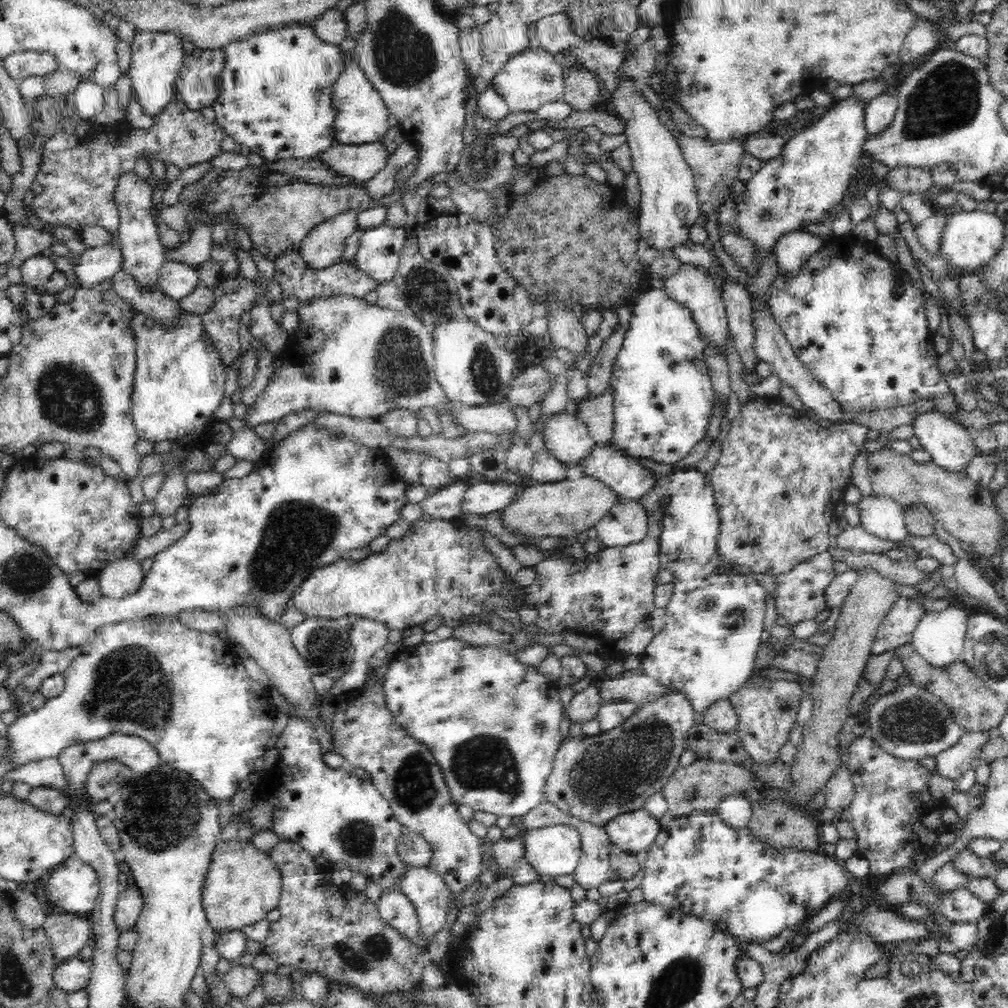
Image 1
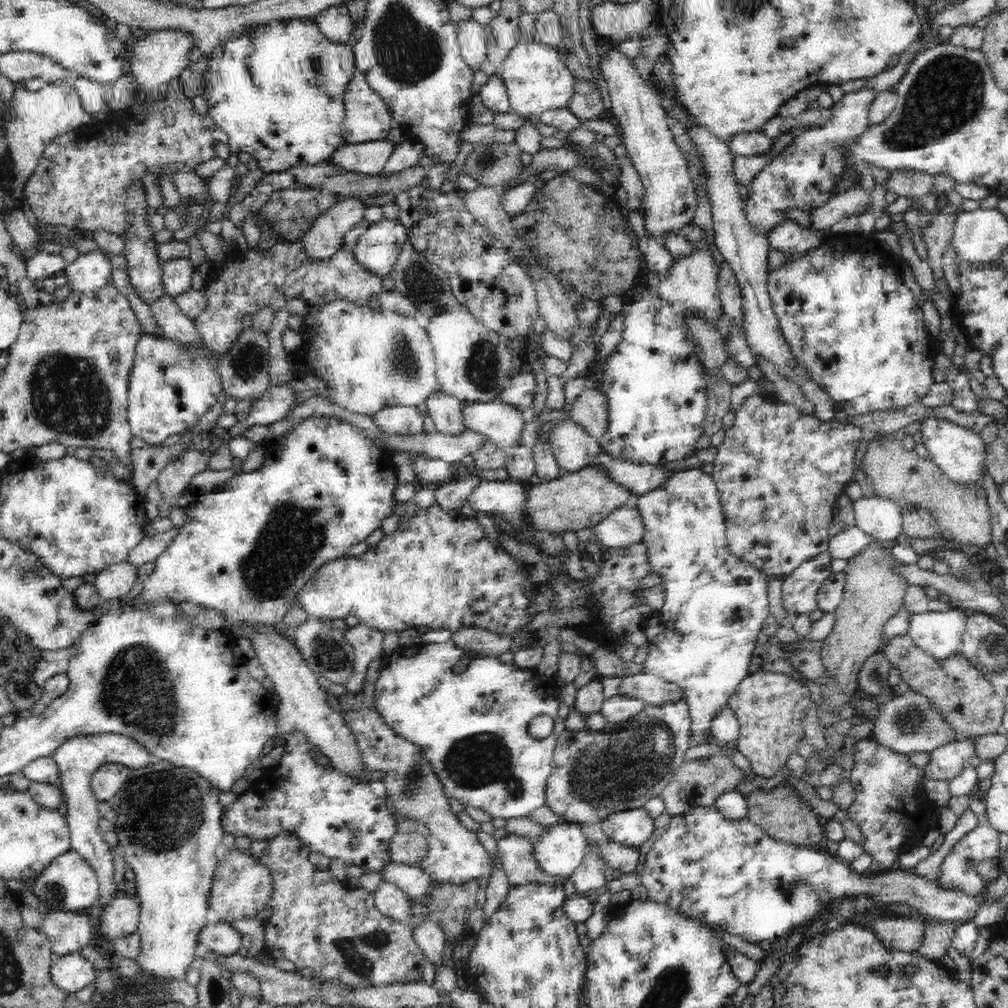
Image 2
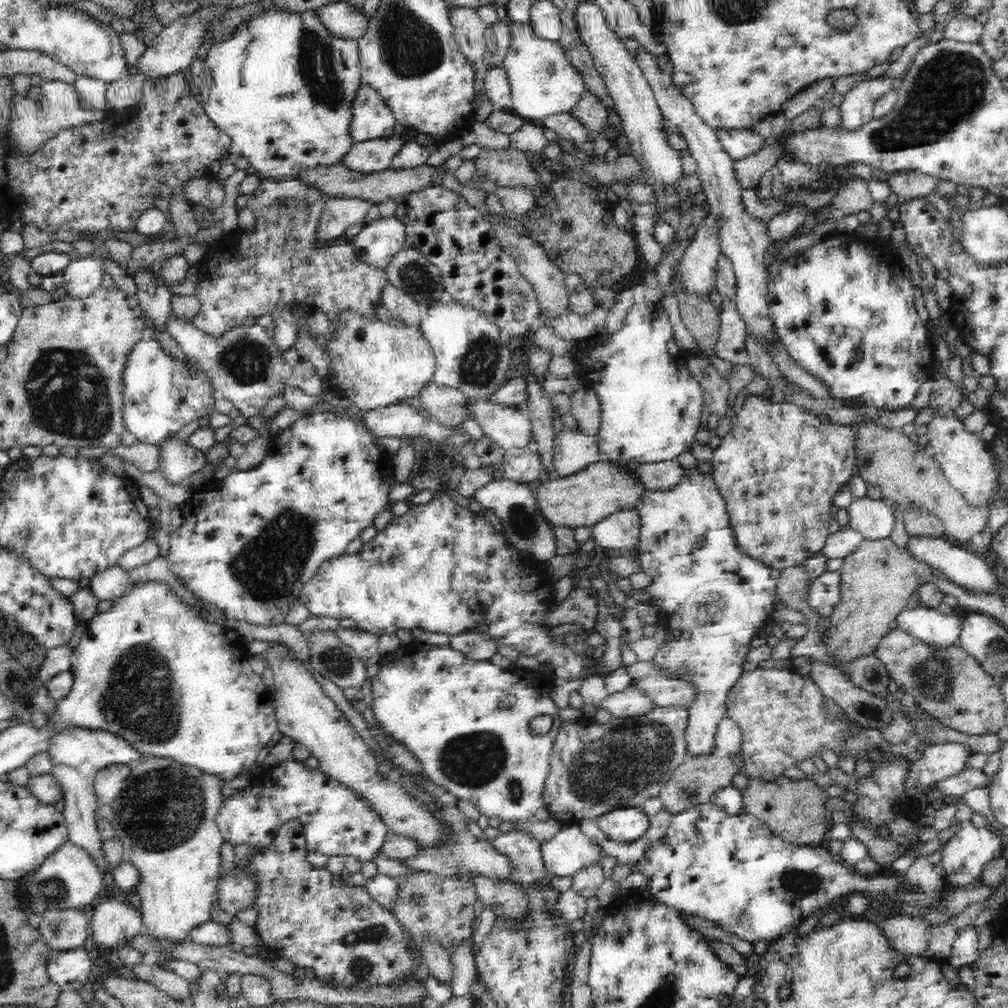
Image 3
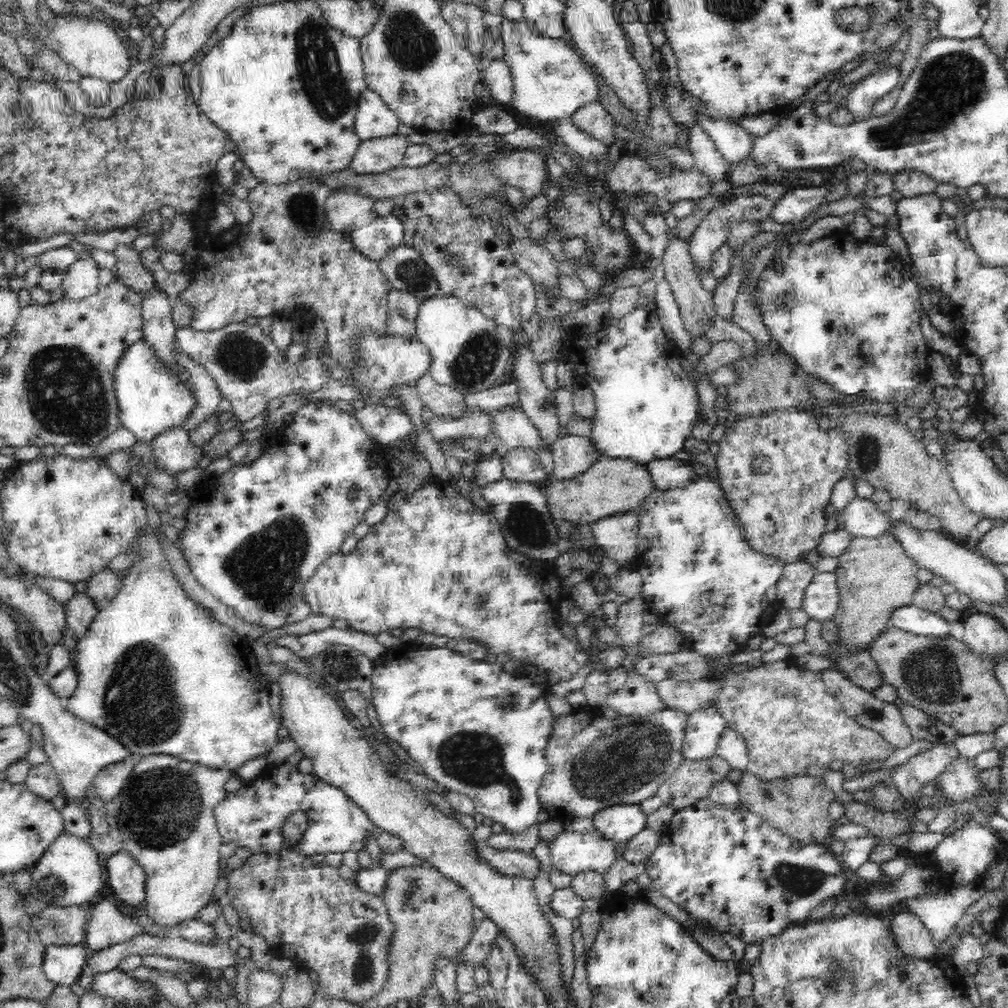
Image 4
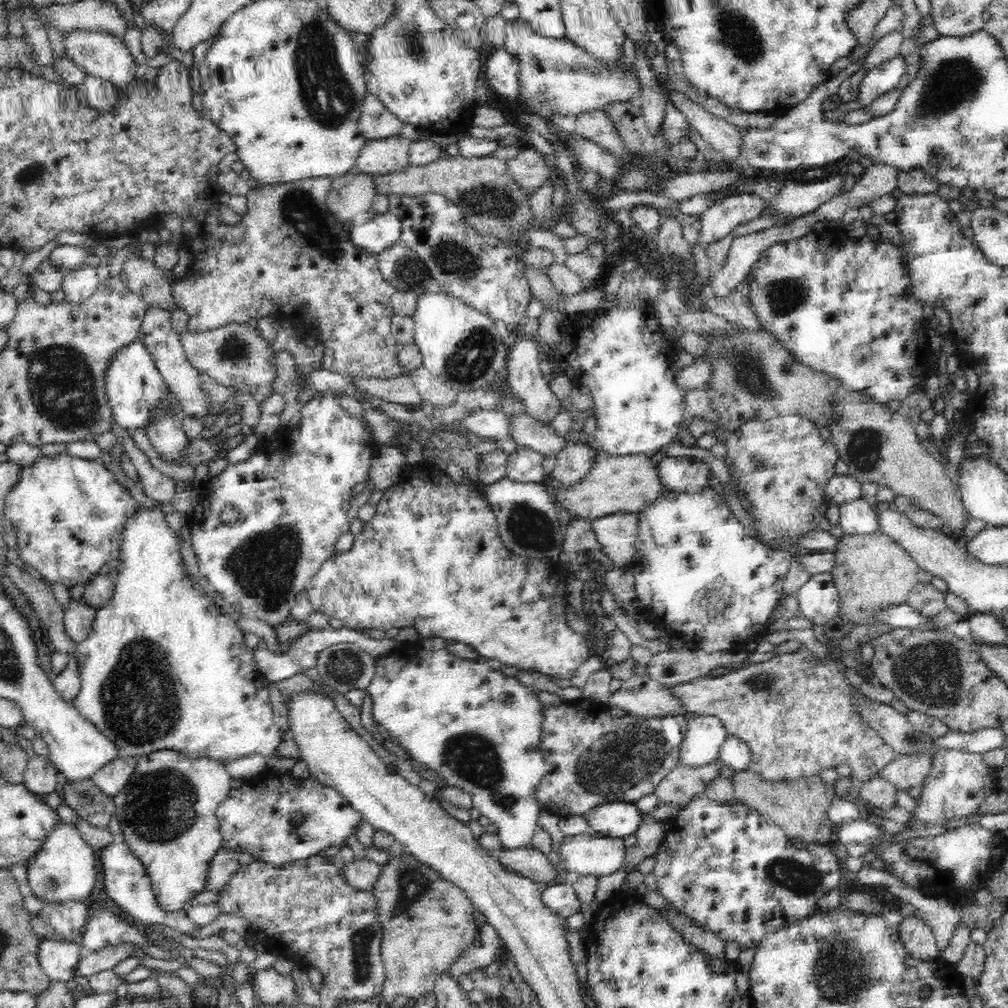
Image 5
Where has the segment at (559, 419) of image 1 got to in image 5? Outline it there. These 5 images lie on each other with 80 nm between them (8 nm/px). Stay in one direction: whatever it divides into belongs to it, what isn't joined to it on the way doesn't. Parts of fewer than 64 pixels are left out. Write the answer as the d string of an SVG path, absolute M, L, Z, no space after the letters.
M570 442L566 450L561 448L555 458L554 470L550 473L555 482L562 487L580 482L588 474L595 461L598 449L580 442Z

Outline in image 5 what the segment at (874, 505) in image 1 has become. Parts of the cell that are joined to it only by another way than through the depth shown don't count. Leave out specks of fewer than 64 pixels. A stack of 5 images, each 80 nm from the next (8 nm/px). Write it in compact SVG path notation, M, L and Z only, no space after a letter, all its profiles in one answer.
M860 497L852 502L838 503L838 509L838 523L844 533L863 535L878 532L879 519L873 501Z

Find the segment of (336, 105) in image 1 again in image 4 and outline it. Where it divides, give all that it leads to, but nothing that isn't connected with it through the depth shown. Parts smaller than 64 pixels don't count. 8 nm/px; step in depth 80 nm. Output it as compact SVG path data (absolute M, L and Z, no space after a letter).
M366 88L358 98L354 131L360 140L367 141L396 135L400 119L390 110L376 91Z

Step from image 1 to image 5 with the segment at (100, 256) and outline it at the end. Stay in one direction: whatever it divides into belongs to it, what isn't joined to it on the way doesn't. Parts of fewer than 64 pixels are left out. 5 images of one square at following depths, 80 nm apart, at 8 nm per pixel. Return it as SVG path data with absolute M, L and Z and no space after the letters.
M81 263L76 269L63 276L62 291L66 303L82 303L98 290L96 266Z

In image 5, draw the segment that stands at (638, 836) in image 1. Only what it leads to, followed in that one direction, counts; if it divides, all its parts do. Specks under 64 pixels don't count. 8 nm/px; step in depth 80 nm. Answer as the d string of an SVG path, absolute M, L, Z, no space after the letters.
M610 802L595 806L585 818L590 832L610 838L636 834L644 819L634 803Z

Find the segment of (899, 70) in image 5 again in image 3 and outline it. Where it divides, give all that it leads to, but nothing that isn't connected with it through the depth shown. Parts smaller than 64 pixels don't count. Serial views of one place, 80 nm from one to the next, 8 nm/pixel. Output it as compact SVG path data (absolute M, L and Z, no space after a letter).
M882 75L870 80L858 81L847 93L843 94L843 101L840 104L840 113L842 113L842 124L838 126L843 132L855 132L856 129L862 128L867 122L872 120L872 110L876 104L877 98L886 94L890 89L897 86L897 81Z

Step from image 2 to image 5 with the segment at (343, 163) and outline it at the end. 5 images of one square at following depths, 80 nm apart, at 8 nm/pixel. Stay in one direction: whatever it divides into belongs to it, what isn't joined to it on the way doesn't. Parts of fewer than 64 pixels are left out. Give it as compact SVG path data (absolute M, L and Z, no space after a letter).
M401 135L367 140L357 155L353 169L373 176L404 170L410 166L410 157L408 157L410 145L411 141Z

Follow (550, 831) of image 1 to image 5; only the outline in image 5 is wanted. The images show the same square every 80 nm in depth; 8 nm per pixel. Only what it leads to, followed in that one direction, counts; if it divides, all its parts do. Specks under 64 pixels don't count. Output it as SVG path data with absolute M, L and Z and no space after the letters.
M589 833L565 836L559 858L567 872L608 876L625 866L627 852L623 838Z

